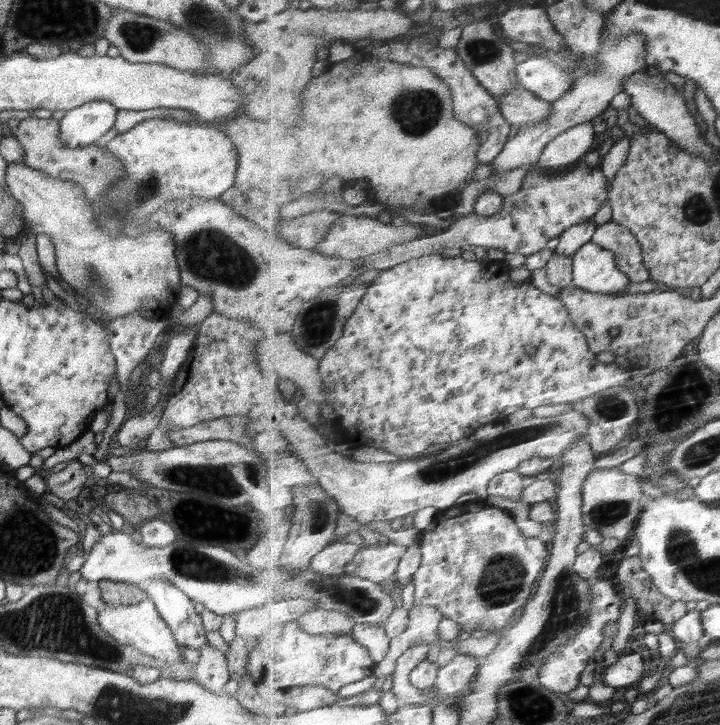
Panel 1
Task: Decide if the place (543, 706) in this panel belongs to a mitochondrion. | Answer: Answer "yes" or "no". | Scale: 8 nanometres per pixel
yes

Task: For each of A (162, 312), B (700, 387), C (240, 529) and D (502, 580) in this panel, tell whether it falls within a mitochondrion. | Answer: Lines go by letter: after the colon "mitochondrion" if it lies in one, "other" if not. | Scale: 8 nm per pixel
A: other
B: other
C: other
D: mitochondrion

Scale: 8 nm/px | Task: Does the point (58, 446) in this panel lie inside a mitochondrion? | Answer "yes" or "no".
no

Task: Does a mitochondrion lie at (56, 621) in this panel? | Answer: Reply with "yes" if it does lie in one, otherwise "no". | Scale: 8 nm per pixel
yes

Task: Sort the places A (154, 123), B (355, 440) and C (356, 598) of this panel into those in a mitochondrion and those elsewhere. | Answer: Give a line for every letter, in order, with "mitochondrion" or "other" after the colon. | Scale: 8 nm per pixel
A: other
B: other
C: mitochondrion

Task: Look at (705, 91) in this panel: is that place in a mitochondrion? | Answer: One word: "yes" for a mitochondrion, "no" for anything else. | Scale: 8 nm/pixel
no

